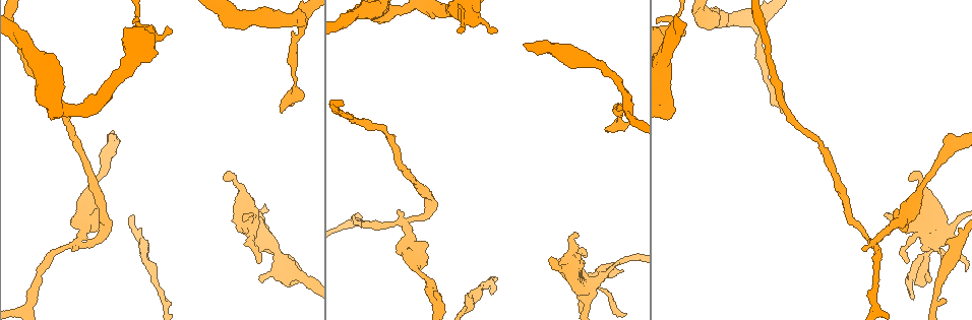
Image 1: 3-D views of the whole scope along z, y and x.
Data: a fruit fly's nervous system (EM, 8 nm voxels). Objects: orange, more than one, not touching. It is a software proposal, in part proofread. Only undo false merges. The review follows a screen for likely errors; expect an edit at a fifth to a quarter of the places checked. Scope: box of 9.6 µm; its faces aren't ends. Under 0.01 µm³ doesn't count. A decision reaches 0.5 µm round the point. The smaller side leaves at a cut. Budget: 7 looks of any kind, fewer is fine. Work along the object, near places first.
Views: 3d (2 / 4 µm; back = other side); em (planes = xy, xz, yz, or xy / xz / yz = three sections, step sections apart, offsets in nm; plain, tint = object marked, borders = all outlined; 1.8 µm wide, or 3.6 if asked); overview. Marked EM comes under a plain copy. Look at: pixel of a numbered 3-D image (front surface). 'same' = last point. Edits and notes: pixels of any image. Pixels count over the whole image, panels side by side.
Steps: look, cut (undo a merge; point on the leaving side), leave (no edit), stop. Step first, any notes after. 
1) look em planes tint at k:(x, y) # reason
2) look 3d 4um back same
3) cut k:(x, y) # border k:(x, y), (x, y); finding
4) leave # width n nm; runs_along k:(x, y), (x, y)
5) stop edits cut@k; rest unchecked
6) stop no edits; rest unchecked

look 3d 2um at 1:(150, 272) # sudden change in width

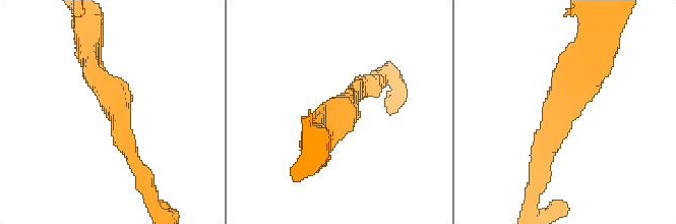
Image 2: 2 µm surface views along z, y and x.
look em 3.6um yz step 8 borders at 2:(344, 107) # need the tissue

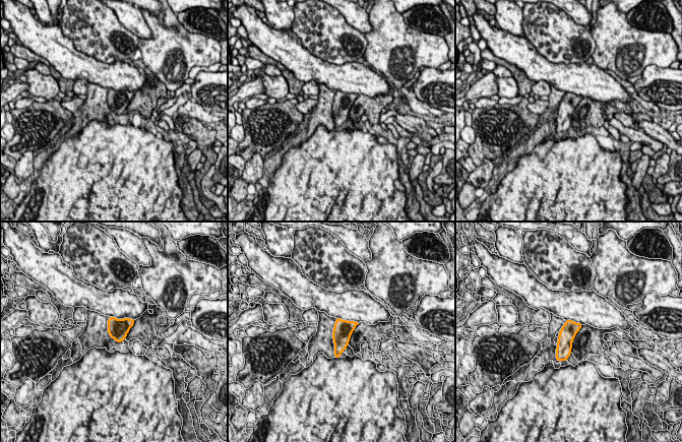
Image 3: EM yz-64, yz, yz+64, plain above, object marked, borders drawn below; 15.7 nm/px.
look em 3.6um planes borders same

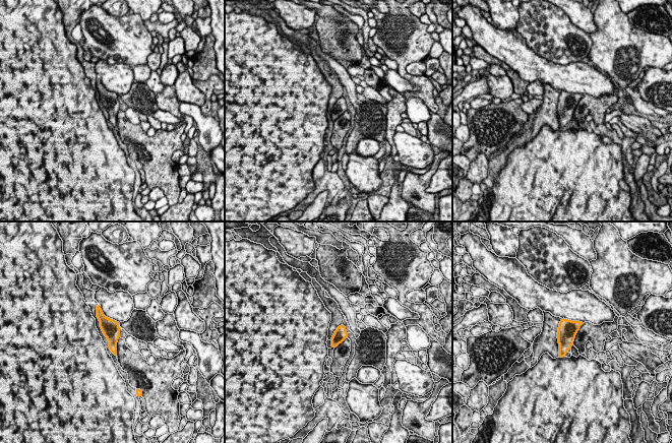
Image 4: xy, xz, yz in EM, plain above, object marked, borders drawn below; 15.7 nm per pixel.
leave # all the same neuron

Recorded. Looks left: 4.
look 3d 2um back at 1:(402, 222) # a fork

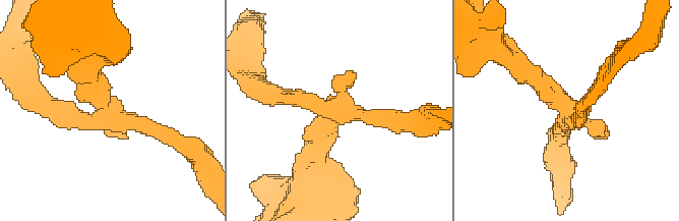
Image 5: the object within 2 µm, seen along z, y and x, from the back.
look em xz step 4 tint at 5:(570, 110) # arms 3

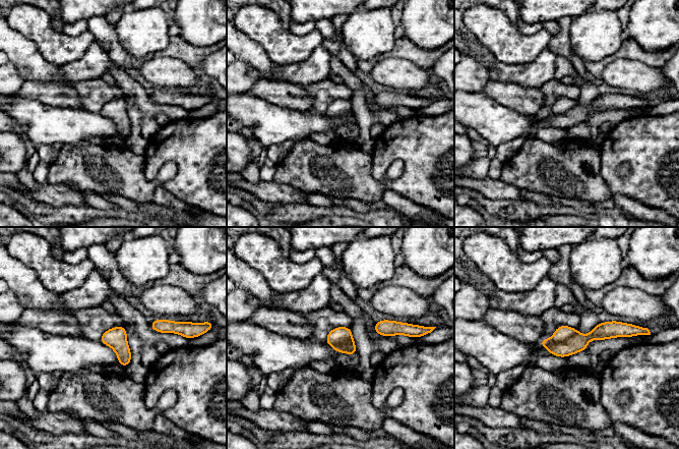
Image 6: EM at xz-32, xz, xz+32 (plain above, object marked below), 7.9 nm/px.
cut 6:(577, 343) # border 6:(578, 332), (561, 341), (551, 339); two neurons meet here

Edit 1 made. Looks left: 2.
stop edits cut@6; rest unchecked

